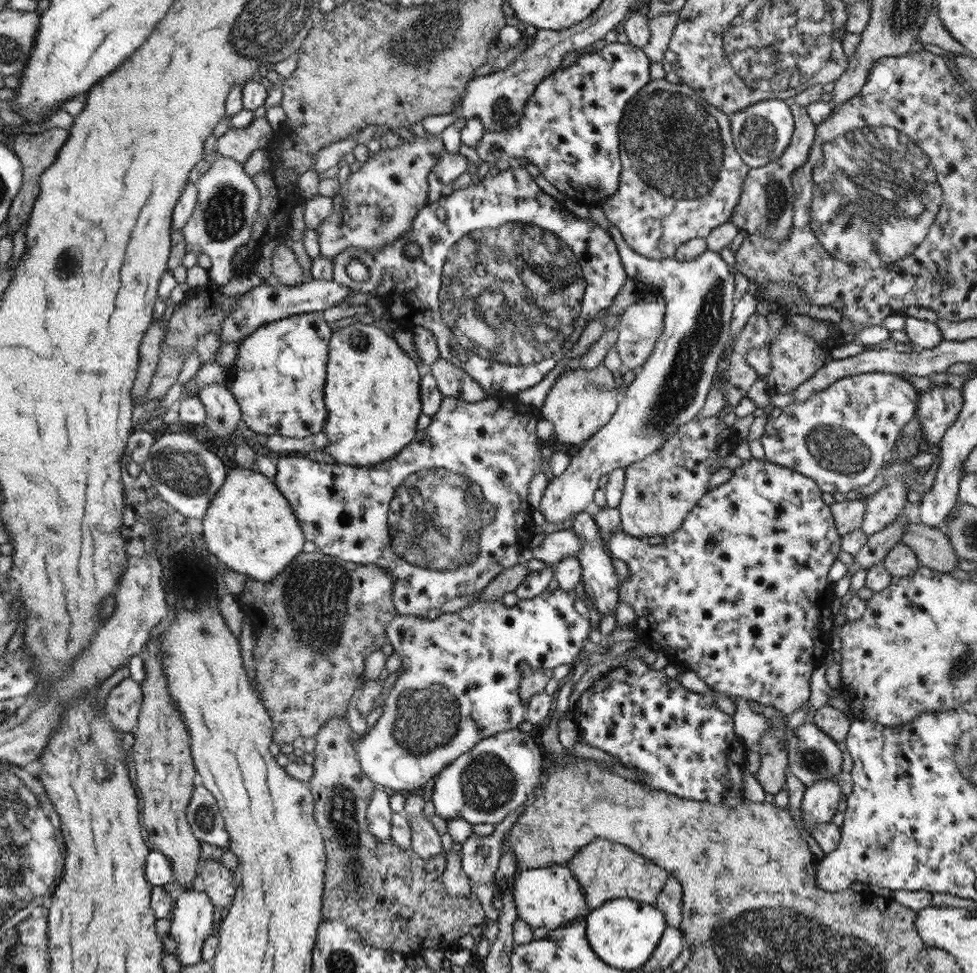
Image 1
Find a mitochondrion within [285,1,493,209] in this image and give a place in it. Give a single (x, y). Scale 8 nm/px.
(424, 40)

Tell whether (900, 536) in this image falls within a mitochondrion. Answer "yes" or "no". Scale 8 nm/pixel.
no

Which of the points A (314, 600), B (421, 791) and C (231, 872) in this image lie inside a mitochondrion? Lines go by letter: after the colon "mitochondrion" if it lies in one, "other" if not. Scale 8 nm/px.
A: mitochondrion
B: other
C: other

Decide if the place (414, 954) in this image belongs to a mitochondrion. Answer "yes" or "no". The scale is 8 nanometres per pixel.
no

